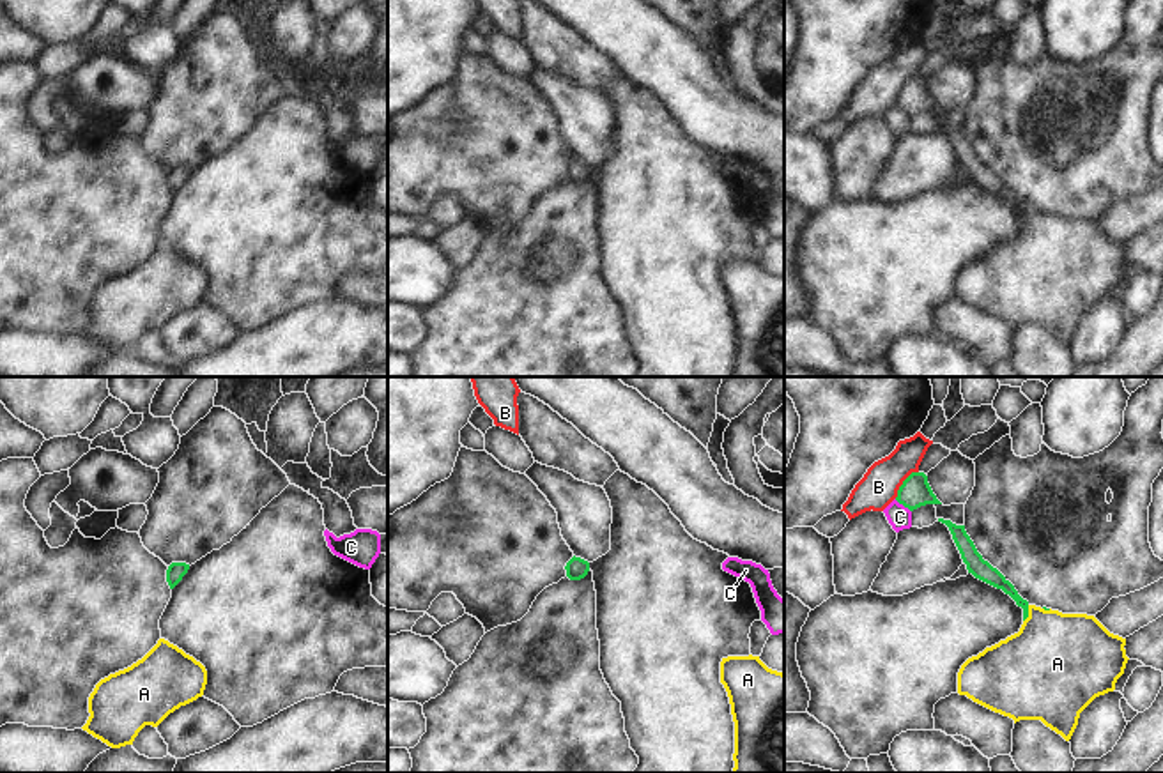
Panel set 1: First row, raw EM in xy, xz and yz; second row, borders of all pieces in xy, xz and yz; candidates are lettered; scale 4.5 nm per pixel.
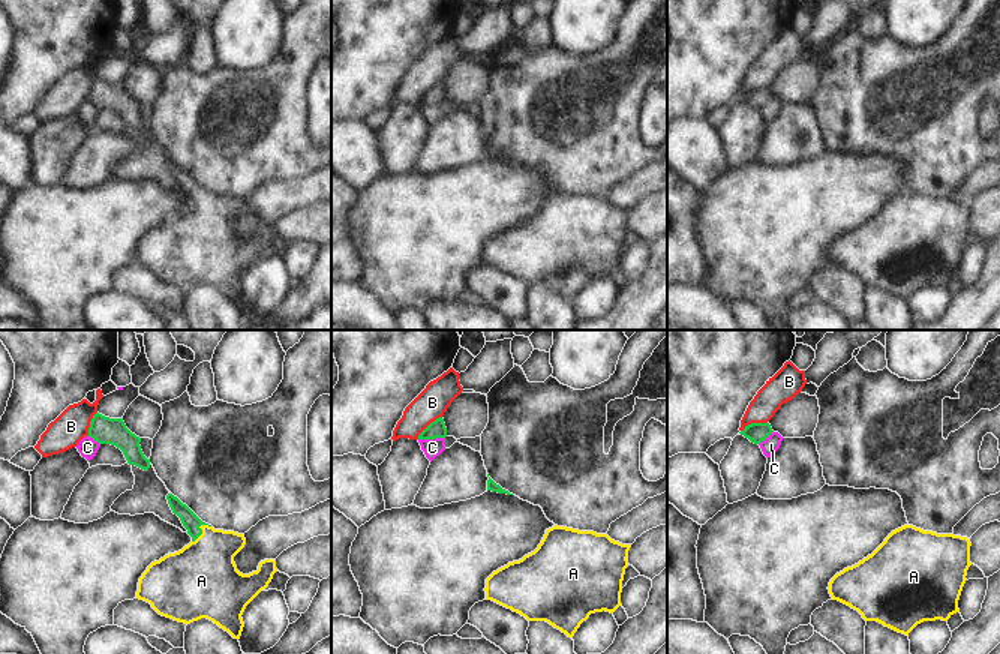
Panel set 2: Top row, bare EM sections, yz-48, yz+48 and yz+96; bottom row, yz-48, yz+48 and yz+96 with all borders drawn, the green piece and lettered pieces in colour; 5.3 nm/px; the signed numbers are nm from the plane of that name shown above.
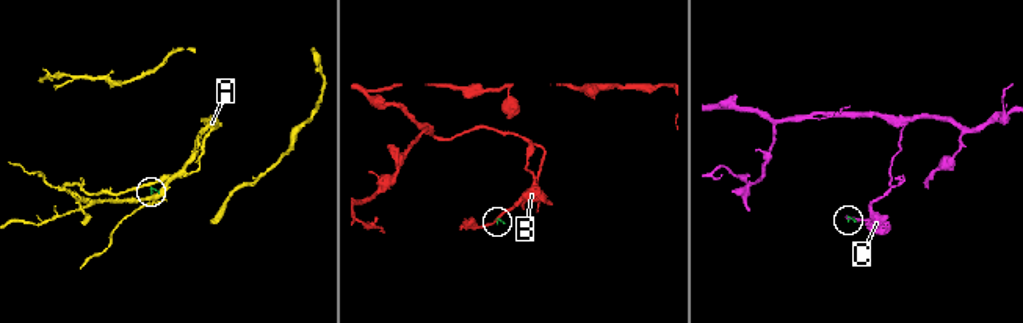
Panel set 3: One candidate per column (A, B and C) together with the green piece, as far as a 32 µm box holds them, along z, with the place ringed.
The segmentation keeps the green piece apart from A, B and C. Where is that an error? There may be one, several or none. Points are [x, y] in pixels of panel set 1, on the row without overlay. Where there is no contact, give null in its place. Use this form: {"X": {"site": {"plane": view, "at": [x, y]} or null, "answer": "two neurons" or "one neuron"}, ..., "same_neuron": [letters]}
{"A": {"site": {"plane": "yz", "at": [1027, 218]}, "answer": "one neuron"}, "B": {"site": {"plane": "yz", "at": [903, 87]}, "answer": "two neurons"}, "C": {"site": {"plane": "yz", "at": [903, 108]}, "answer": "two neurons"}, "same_neuron": ["A"]}

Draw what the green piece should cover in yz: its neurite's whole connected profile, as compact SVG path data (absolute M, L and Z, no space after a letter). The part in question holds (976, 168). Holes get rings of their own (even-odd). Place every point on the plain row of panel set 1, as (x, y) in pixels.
M938 122L938 126L949 131L968 177L1002 193L1023 212L1023 228L1018 237L986 251L961 269L958 297L1013 322L1014 327L1020 324L1041 324L1069 345L1078 329L1080 317L1096 301L1113 295L1117 283L1124 278L1129 264L1124 253L1126 242L1110 237L1094 219L1062 218L1030 209L997 172L982 163L965 129L956 129L943 122Z

